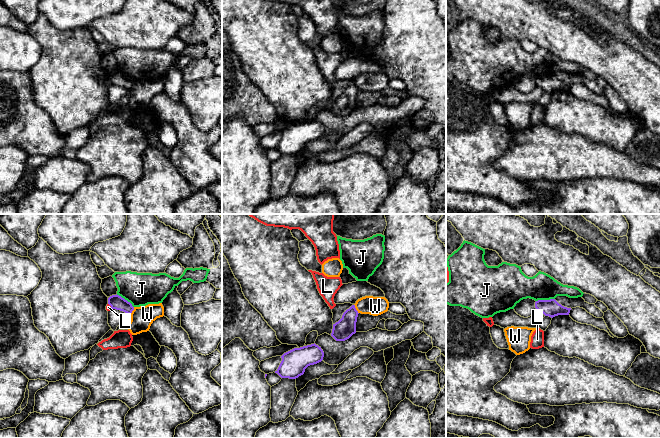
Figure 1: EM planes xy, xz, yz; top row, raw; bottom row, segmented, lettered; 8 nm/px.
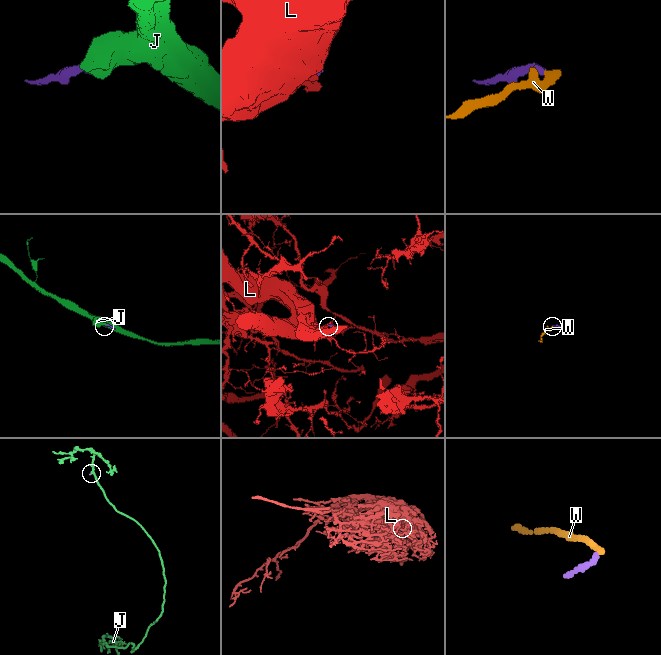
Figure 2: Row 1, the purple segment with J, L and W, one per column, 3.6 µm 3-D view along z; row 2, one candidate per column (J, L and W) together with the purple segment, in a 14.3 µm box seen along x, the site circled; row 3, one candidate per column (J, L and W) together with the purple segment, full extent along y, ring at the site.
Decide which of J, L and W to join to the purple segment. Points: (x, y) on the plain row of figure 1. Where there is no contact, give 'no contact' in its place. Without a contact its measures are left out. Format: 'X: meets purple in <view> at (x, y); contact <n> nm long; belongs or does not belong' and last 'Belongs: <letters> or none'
J: meets purple in yz at (545, 76); contact 150 nm long; does not belong
L: meets purple in xy at (110, 81); contact 60 nm long; does not belong
W: meets purple in xz at (355, 85); contact 90 nm long; does not belong
Belongs: none

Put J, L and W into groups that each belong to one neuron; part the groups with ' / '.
J / L / W

